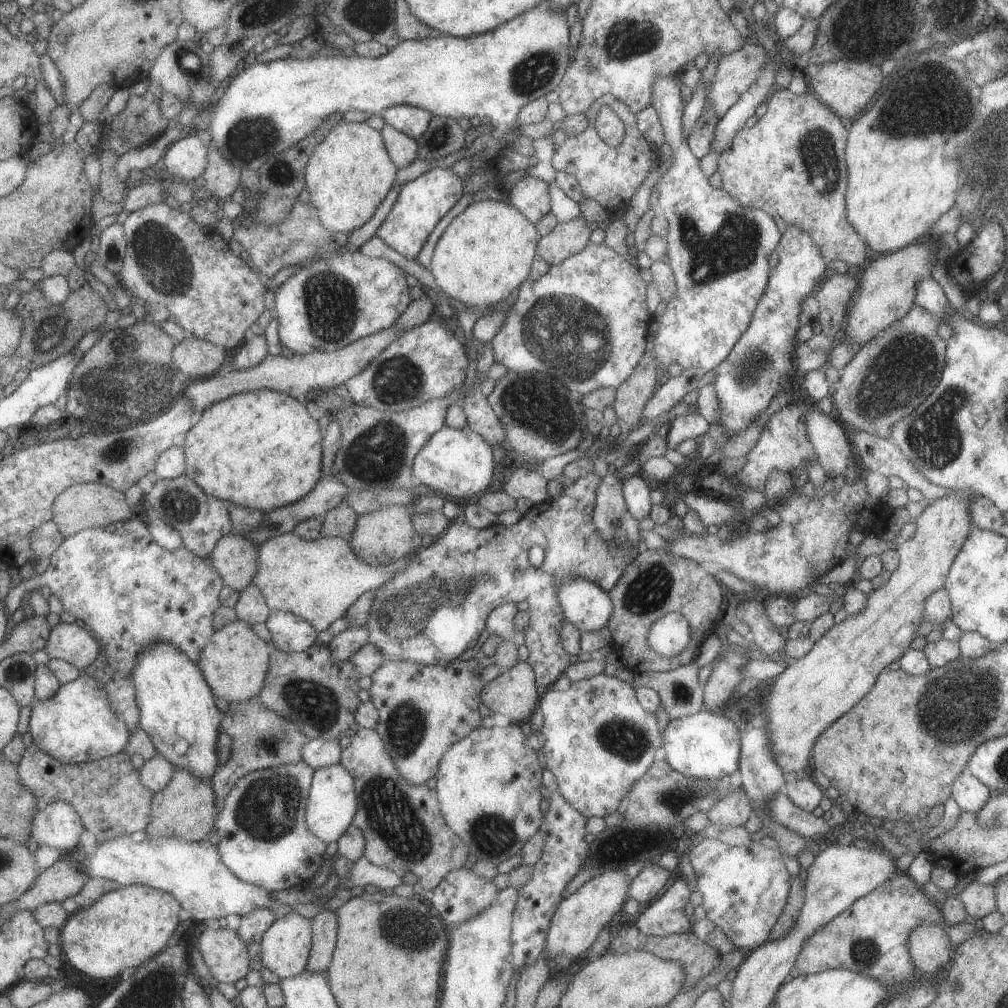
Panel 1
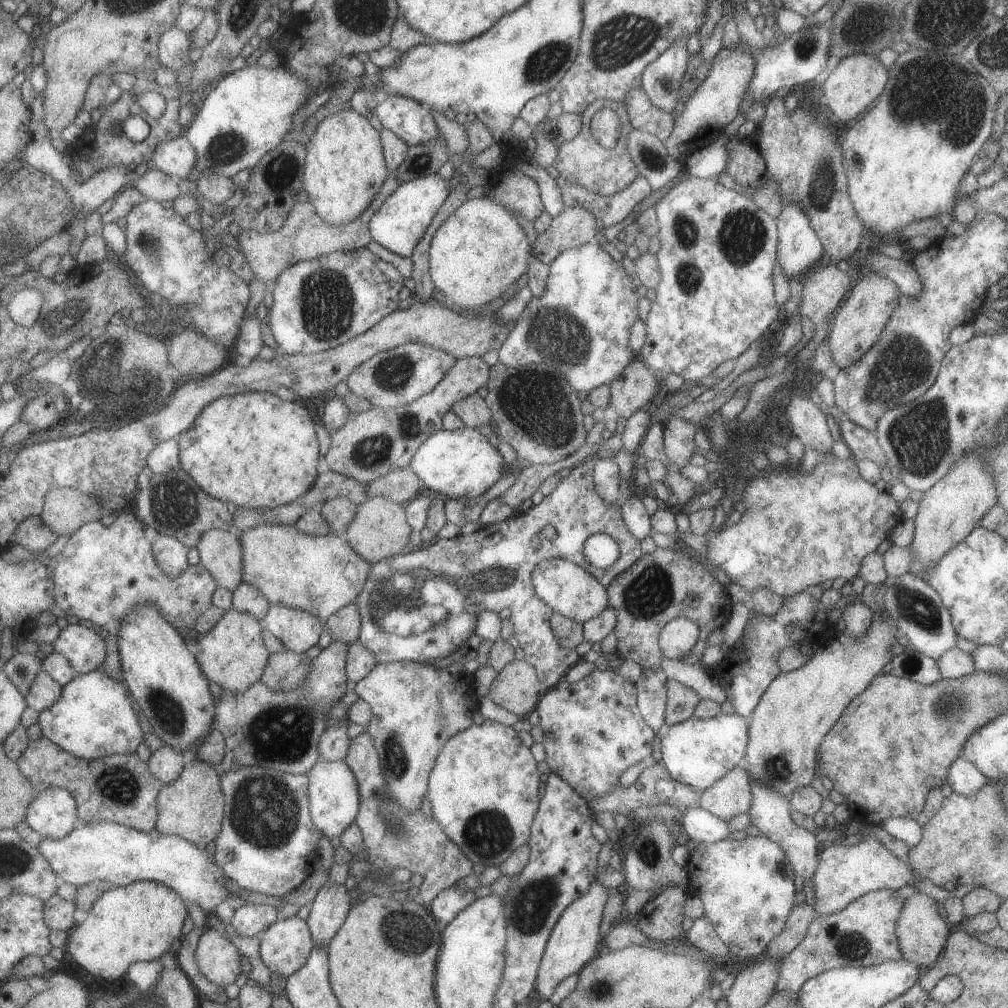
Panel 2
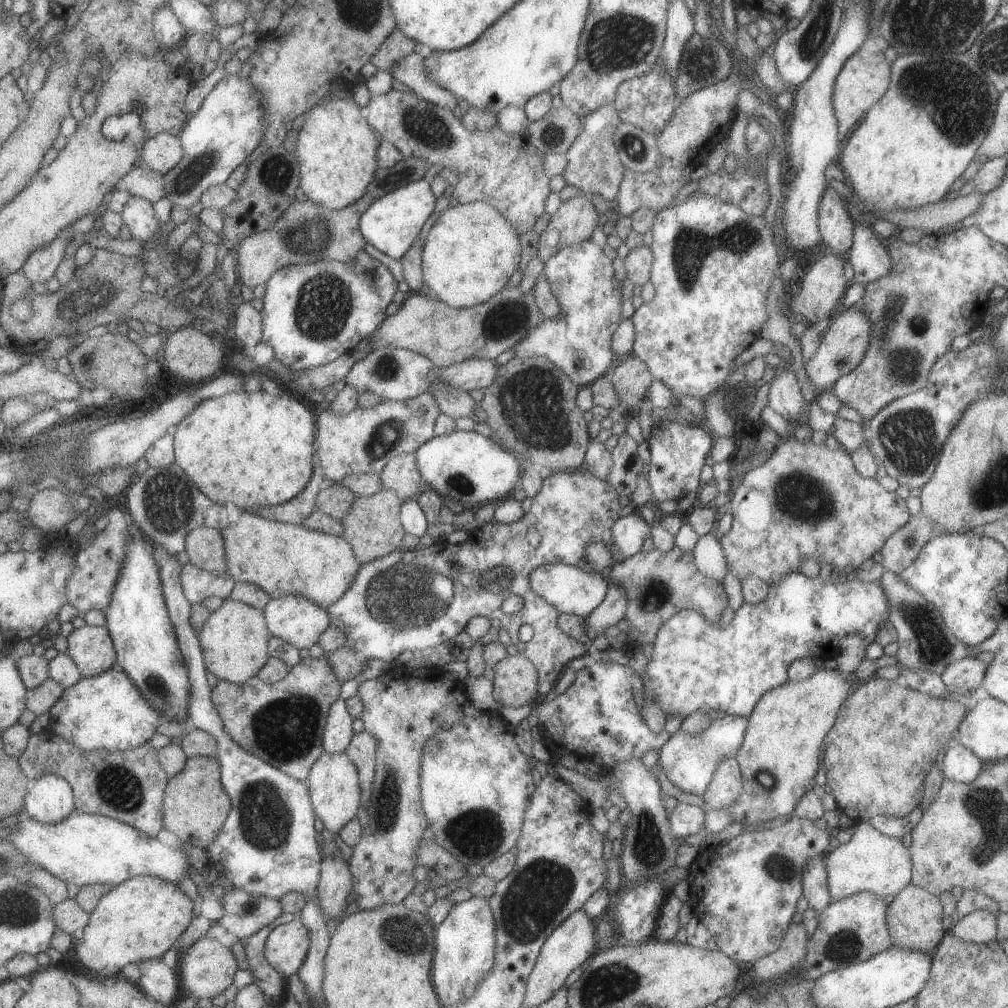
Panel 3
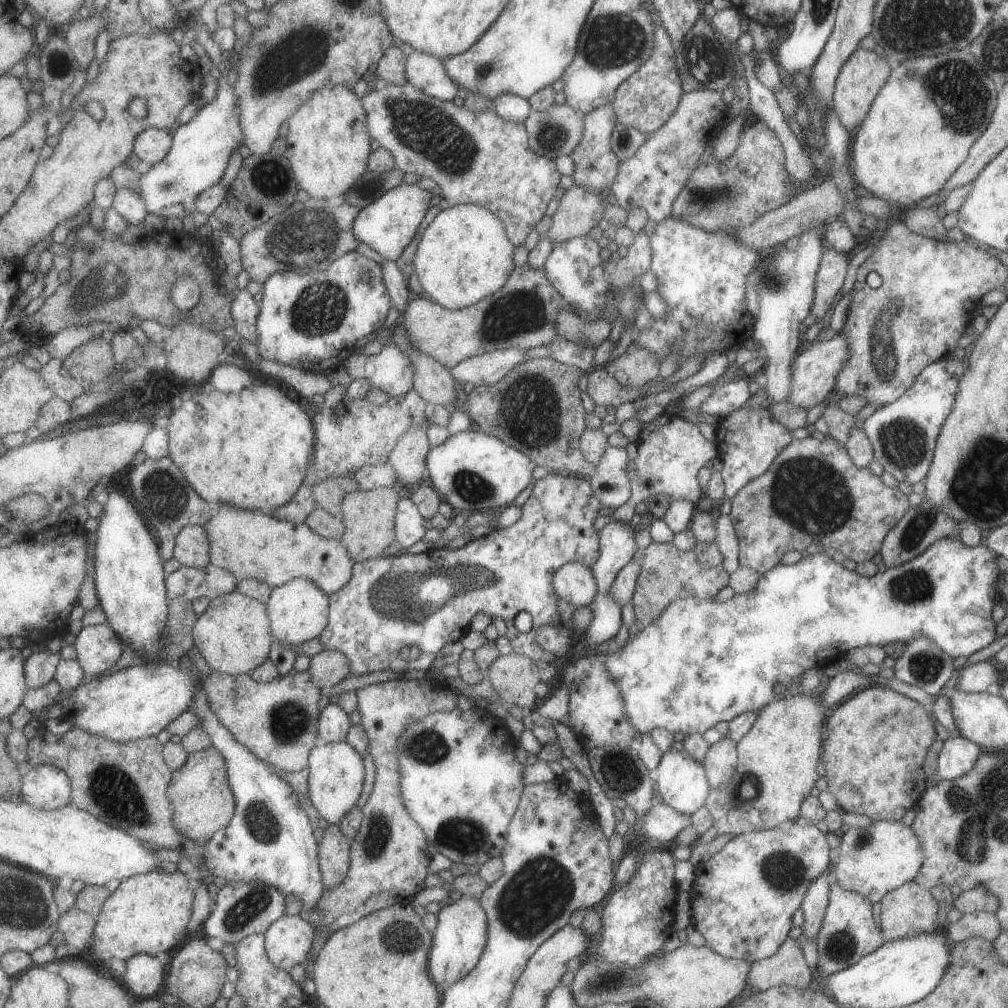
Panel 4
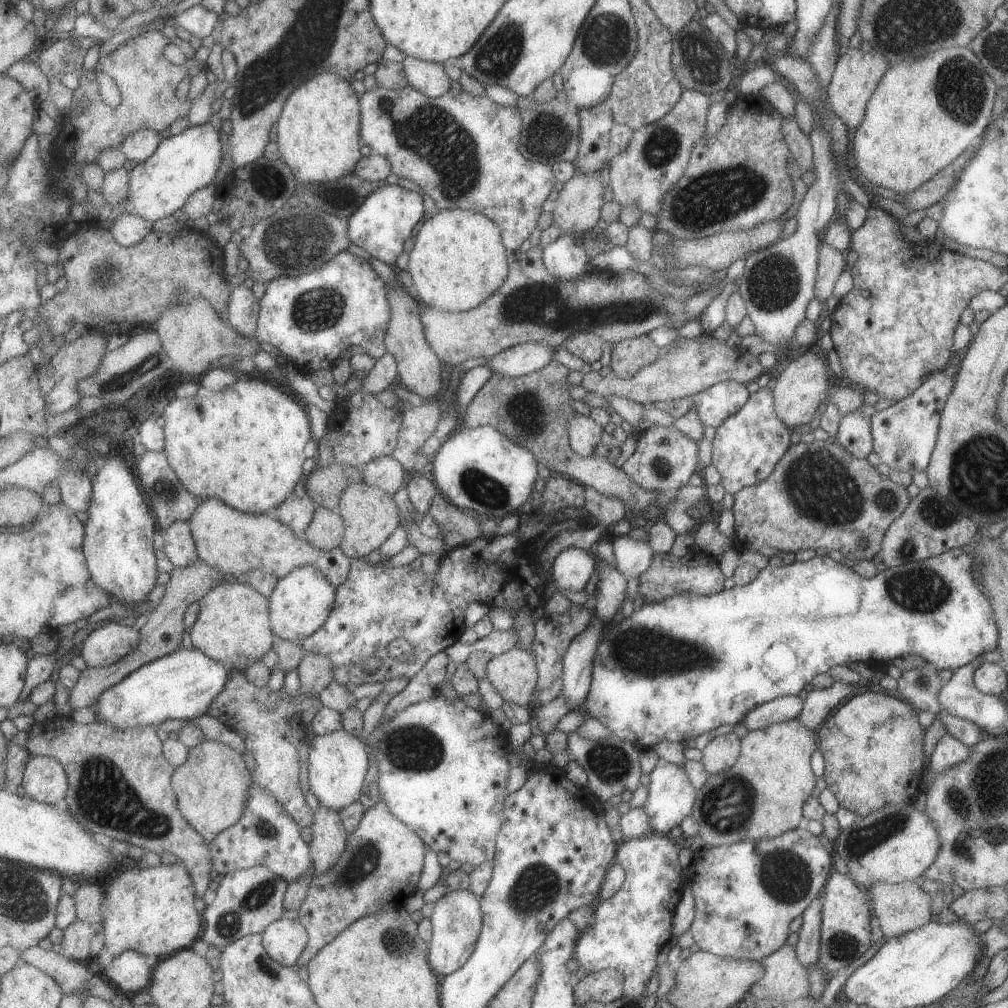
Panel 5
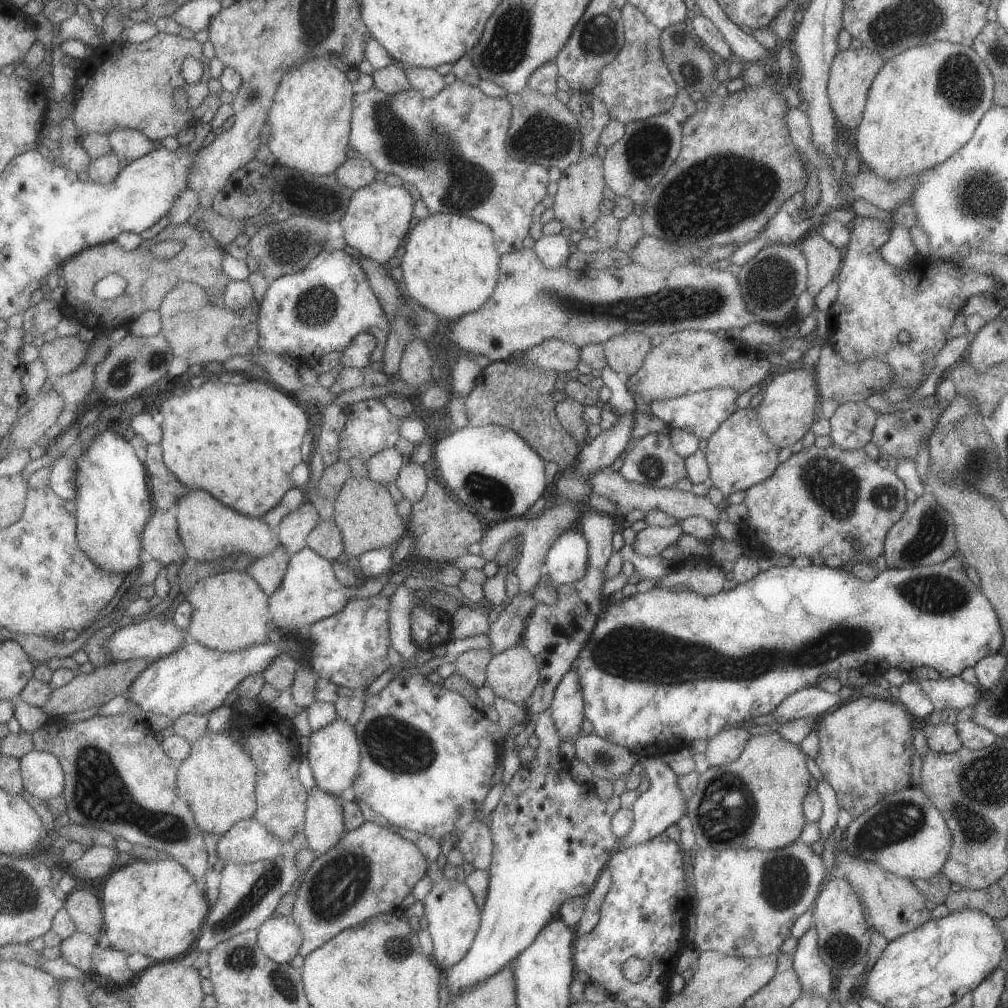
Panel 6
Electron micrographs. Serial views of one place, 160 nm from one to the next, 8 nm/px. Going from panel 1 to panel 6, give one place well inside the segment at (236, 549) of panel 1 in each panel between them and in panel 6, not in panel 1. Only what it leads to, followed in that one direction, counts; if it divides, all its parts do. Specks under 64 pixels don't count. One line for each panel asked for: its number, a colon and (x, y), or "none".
2: (220, 552)
3: (204, 546)
4: (191, 547)
5: (176, 541)
6: (161, 540)

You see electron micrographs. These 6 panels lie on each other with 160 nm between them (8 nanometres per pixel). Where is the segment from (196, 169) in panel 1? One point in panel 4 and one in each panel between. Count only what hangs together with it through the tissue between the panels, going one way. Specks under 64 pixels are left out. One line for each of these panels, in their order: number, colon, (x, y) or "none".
2: (176, 157)
3: (160, 153)
4: (151, 145)

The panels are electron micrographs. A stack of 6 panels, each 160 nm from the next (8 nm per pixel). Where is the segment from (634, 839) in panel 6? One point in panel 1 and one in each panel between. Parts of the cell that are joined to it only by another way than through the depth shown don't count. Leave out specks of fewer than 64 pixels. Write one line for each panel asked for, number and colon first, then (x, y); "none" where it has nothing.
1: (706, 745)
2: (696, 752)
3: (689, 761)
4: (680, 779)
5: (672, 794)

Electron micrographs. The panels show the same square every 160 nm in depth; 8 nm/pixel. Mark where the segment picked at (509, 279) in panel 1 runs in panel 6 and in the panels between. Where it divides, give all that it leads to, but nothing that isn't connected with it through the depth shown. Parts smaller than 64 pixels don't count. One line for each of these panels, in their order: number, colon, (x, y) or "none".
2: (480, 250)
3: (469, 253)
4: (463, 255)
5: (458, 259)
6: (450, 264)

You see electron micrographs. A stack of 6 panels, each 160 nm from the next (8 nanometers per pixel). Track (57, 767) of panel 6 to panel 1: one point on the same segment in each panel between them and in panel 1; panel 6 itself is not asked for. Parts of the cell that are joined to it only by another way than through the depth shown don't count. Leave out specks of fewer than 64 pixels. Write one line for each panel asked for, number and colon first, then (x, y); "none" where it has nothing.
1: (58, 824)
2: (54, 814)
3: (51, 799)
4: (46, 787)
5: (46, 780)

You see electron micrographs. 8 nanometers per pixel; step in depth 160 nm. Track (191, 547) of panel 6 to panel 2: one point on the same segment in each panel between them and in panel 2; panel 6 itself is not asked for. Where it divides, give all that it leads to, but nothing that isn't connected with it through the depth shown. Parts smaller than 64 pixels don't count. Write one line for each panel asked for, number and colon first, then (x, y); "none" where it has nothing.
2: (318, 575)
3: (280, 558)
4: (248, 544)
5: (234, 542)

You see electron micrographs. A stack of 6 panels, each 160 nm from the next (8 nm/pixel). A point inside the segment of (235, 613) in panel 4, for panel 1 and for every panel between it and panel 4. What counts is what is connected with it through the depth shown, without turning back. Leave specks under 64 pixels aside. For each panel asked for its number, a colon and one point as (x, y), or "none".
1: (234, 661)
2: (232, 654)
3: (234, 639)

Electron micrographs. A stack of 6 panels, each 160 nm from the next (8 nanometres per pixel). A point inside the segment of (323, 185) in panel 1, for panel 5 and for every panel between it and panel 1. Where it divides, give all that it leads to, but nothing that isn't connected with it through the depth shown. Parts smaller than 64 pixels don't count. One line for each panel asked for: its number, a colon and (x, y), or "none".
2: (344, 168)
3: (336, 149)
4: (327, 144)
5: (318, 136)

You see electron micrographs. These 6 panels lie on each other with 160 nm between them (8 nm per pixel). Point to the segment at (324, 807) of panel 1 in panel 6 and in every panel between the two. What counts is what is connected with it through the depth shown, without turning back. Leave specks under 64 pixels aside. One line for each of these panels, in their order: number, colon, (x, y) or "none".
2: (333, 796)
3: (333, 788)
4: (335, 771)
5: (337, 762)
6: (333, 755)

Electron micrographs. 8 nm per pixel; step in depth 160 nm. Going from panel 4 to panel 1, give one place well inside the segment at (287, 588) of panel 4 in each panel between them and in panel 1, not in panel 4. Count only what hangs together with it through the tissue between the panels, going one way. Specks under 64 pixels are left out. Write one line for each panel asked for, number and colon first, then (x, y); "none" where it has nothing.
1: (290, 634)
2: (297, 630)
3: (298, 622)

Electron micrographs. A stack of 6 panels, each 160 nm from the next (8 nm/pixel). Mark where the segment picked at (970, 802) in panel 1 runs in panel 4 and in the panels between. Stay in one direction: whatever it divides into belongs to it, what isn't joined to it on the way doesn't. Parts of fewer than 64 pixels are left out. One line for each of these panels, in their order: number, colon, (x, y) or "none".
2: (964, 779)
3: (959, 764)
4: (957, 756)

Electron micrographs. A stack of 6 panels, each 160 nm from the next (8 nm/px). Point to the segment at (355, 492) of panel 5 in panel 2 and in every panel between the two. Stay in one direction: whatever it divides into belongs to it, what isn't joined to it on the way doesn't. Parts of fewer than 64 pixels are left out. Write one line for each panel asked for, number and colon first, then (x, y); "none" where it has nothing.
2: (379, 529)
3: (372, 526)
4: (368, 516)

